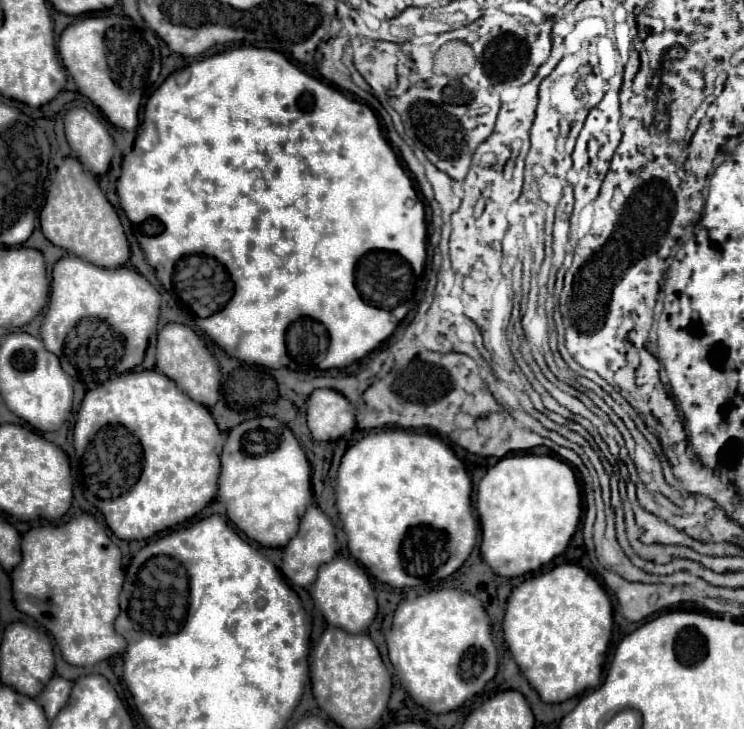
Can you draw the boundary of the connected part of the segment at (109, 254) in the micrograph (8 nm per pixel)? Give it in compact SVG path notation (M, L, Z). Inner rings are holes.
M67 157L57 168L39 221L43 235L53 245L89 263L97 263L97 267L115 269L129 259L129 243L117 211L107 201L105 193L99 189L95 177L81 167L81 163L75 157Z

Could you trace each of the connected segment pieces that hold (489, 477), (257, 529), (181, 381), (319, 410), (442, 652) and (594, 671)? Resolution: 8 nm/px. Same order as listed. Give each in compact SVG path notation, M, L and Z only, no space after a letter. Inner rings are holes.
M507 455L479 483L483 561L501 577L519 577L561 555L581 517L581 495L569 463L549 455Z
M257 417L239 423L229 431L227 443L221 453L221 477L217 497L227 507L227 517L253 541L263 547L285 547L287 541L297 533L301 517L311 501L311 467L299 441L291 429L275 417Z
M181 323L165 325L157 335L157 363L155 369L177 383L177 387L189 395L193 401L211 407L219 399L219 365L201 337L189 327Z
M315 389L307 399L307 425L317 441L335 441L355 429L355 407L333 389Z
M433 588L415 599L406 598L399 603L390 631L385 633L388 657L401 687L411 699L431 713L449 713L463 705L471 695L481 691L497 673L497 651L491 639L489 617L479 599L456 588Z
M559 565L515 587L507 599L505 643L545 703L563 703L597 687L611 639L613 607L603 587L577 565Z

